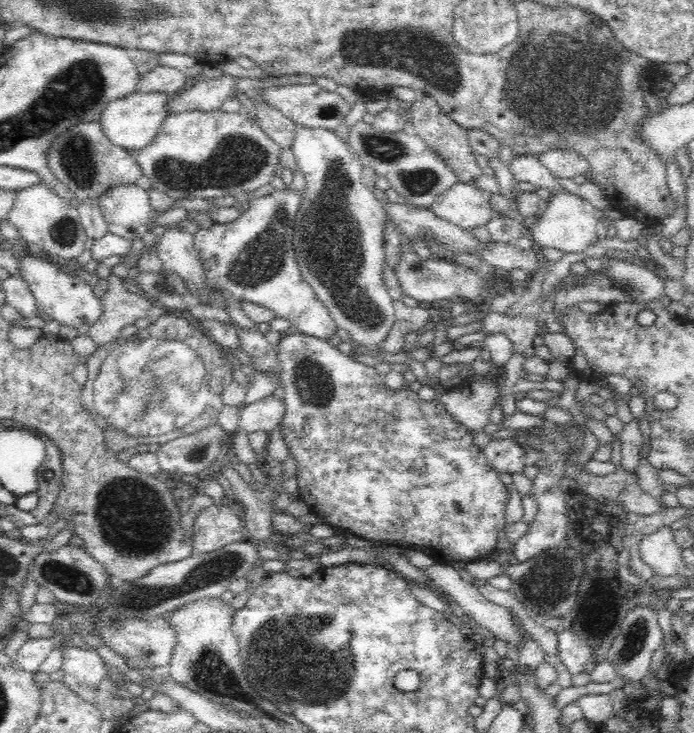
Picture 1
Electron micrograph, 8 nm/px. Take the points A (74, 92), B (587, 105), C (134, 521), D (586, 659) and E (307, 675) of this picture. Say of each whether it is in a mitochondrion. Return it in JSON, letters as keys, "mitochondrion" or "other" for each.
{"A":"mitochondrion","B":"mitochondrion","C":"mitochondrion","D":"other","E":"mitochondrion"}

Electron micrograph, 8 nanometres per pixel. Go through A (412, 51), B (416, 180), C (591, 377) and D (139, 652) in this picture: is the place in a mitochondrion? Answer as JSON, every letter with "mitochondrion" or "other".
{"A":"mitochondrion","B":"mitochondrion","C":"other","D":"mitochondrion"}

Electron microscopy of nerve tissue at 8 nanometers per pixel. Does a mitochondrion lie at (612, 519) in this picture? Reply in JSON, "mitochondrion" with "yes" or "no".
{"mitochondrion":"no"}

